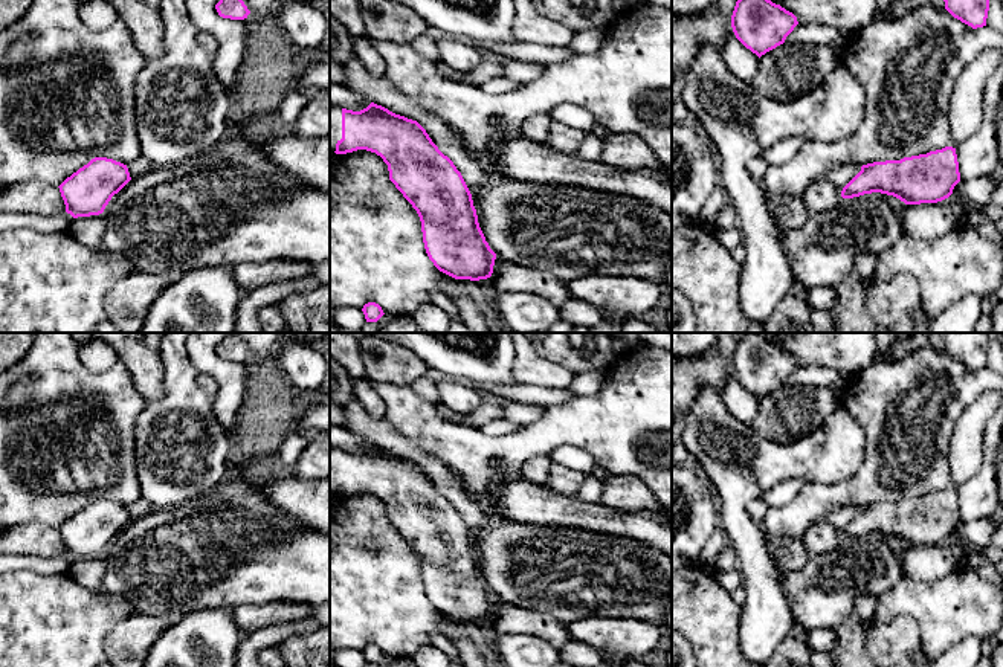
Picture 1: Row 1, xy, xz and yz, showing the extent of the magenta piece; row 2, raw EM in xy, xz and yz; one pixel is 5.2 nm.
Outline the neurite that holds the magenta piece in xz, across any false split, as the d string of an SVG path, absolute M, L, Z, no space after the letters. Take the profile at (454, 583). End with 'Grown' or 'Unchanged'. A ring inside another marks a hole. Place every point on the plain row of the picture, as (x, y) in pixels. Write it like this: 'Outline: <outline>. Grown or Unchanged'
Outline: M374 444L360 453L330 447L330 491L366 491L383 501L389 522L417 553L426 595L440 614L470 623L492 618L496 595L479 569L472 536L417 462Z. Grown

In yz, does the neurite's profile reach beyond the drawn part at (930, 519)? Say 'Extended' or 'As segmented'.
As segmented

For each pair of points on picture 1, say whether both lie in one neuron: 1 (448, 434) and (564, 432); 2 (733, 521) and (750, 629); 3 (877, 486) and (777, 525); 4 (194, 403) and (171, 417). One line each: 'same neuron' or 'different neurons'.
1: same neuron
2: same neuron
3: same neuron
4: same neuron

